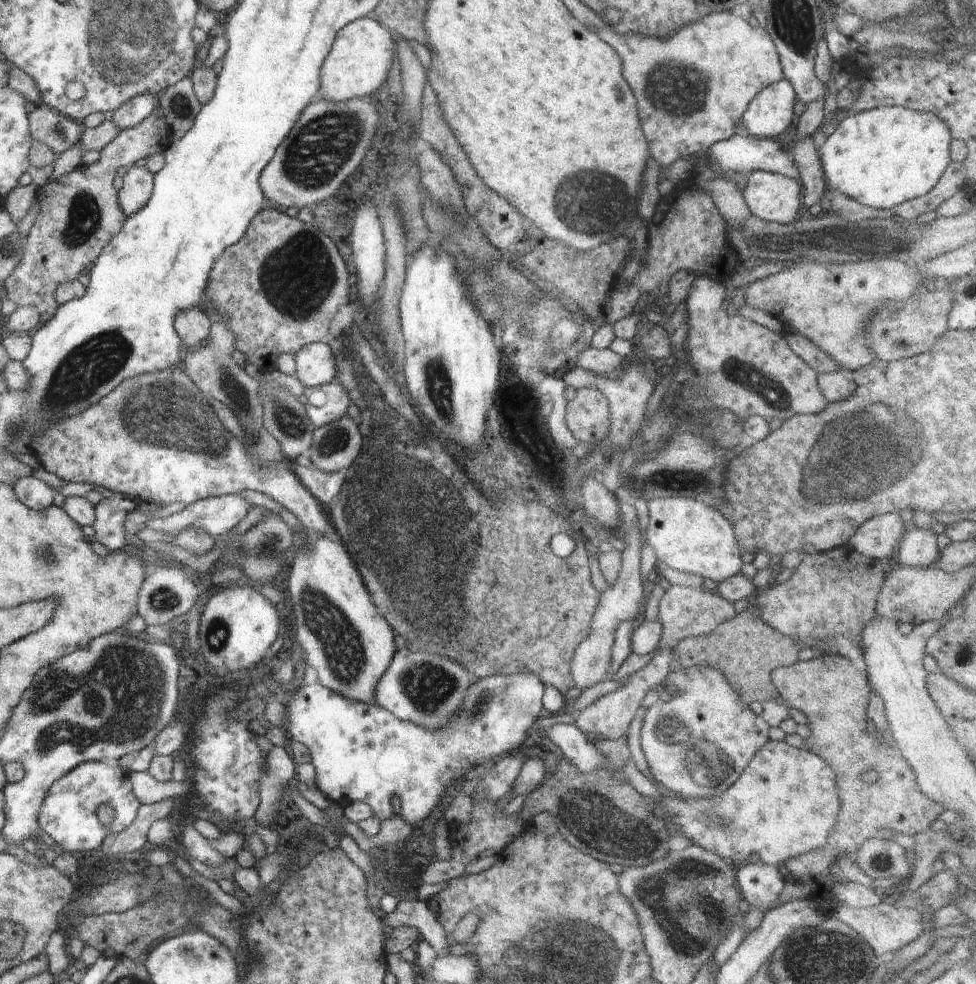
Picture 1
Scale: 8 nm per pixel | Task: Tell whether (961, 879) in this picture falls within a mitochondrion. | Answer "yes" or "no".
no

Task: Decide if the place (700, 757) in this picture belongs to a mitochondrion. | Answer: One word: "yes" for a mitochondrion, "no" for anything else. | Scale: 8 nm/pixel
yes

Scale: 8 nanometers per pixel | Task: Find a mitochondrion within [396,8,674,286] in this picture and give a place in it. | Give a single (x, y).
(581, 214)

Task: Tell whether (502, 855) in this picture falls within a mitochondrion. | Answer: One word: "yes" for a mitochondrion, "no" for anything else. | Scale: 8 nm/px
no

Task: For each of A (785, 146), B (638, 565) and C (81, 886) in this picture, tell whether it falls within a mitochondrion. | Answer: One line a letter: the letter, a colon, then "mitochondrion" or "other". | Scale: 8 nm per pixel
A: other
B: other
C: other

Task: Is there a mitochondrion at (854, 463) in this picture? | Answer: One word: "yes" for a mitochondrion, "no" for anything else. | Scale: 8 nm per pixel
yes

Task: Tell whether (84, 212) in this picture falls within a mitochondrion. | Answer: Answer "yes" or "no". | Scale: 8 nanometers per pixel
yes

